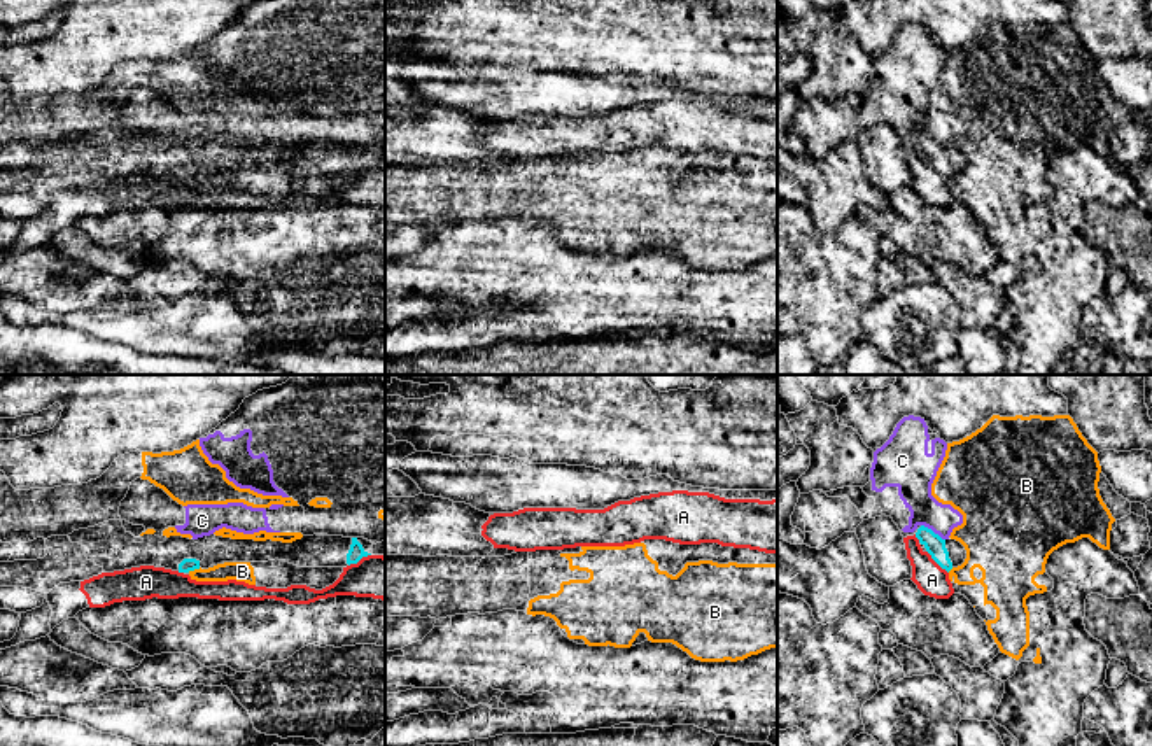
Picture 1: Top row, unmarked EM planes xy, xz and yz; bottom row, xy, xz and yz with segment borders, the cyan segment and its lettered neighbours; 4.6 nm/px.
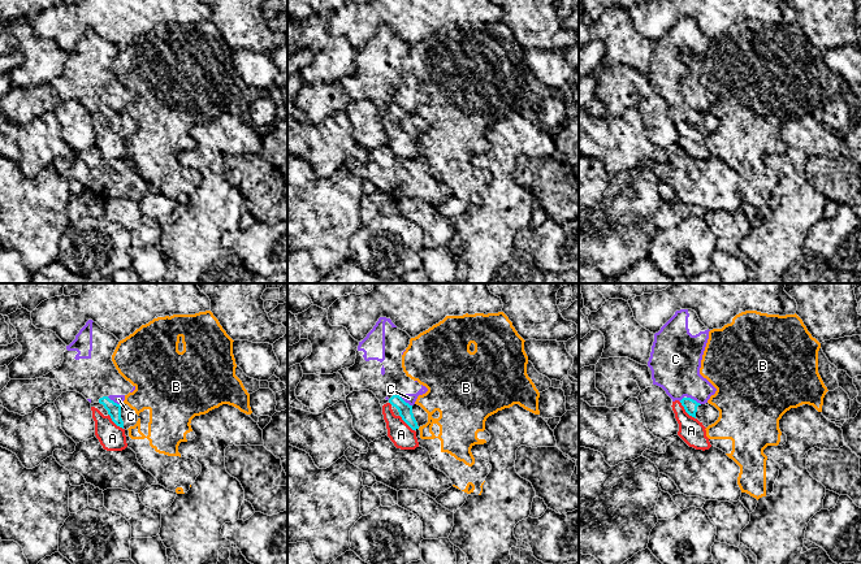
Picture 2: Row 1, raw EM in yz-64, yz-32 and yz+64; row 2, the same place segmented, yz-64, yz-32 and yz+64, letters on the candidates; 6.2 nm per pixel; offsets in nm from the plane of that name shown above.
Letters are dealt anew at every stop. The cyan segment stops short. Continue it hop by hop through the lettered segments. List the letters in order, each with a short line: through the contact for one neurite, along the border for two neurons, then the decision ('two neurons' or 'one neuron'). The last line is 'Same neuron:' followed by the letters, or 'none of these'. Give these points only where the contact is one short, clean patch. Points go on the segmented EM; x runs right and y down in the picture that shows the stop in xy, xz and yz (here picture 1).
A: two neurons
B: xy (200, 568), (188, 571) | two neurons
C: yz (921, 524), (944, 540) | two neurons
Same neuron: none of these

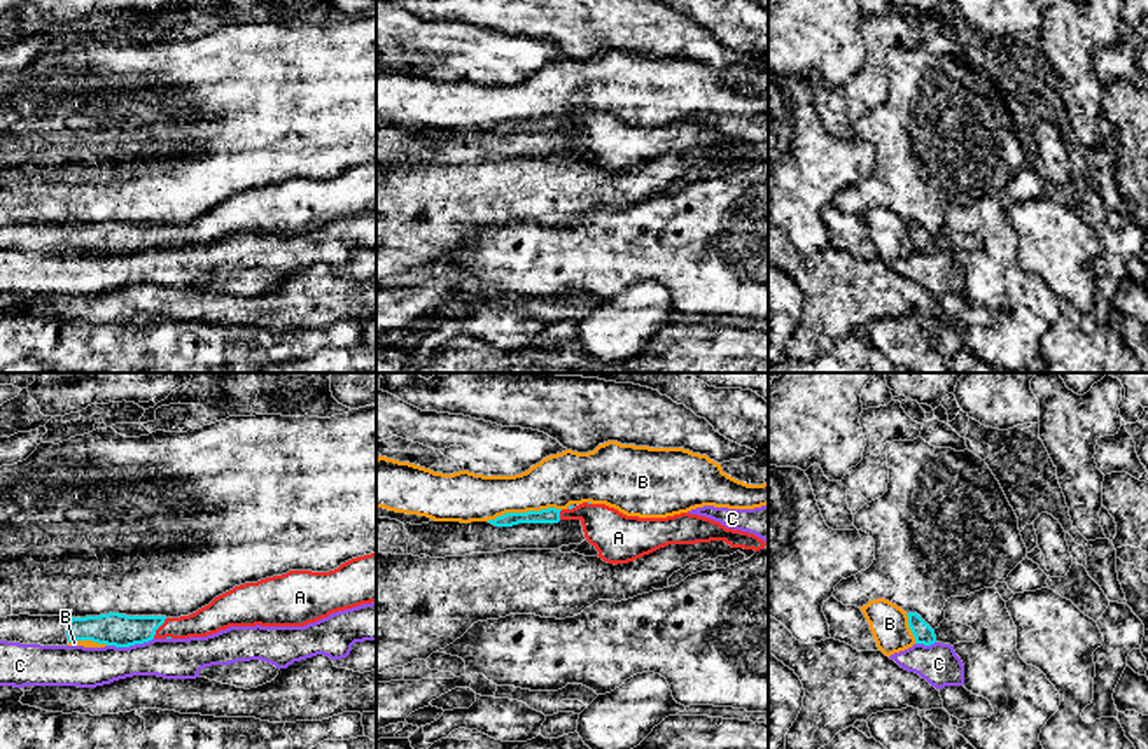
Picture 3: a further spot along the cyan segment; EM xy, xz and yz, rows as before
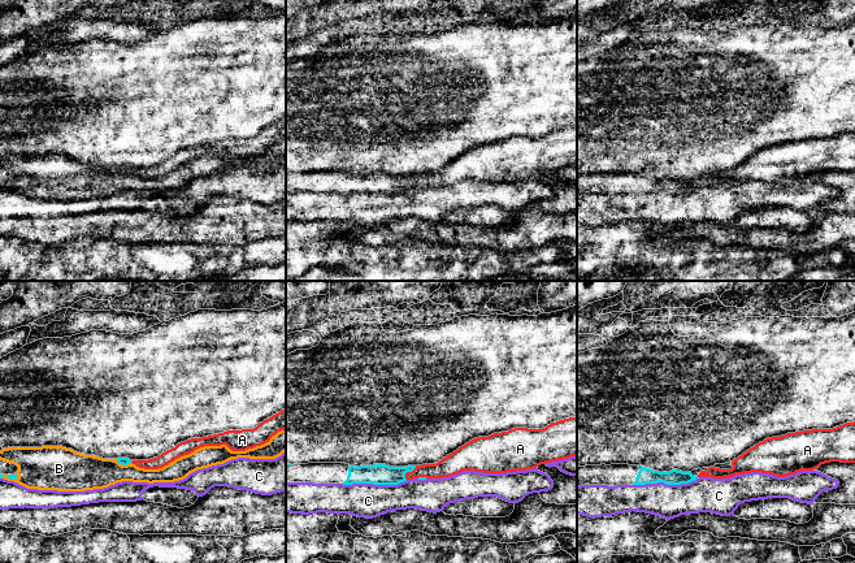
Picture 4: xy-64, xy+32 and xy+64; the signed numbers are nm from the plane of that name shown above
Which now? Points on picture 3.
A: xy (112, 629), (158, 627), (189, 627), (209, 620) | one neuron
B: two neurons
C: two neurons
Same neuron: A

